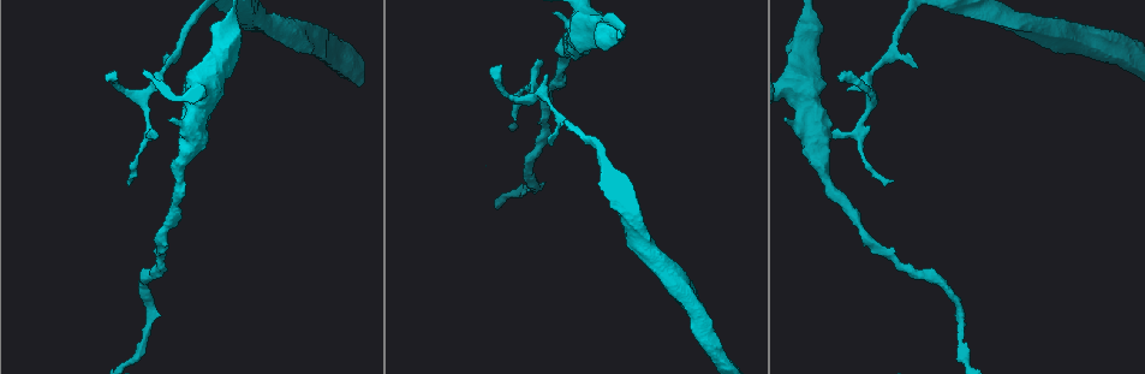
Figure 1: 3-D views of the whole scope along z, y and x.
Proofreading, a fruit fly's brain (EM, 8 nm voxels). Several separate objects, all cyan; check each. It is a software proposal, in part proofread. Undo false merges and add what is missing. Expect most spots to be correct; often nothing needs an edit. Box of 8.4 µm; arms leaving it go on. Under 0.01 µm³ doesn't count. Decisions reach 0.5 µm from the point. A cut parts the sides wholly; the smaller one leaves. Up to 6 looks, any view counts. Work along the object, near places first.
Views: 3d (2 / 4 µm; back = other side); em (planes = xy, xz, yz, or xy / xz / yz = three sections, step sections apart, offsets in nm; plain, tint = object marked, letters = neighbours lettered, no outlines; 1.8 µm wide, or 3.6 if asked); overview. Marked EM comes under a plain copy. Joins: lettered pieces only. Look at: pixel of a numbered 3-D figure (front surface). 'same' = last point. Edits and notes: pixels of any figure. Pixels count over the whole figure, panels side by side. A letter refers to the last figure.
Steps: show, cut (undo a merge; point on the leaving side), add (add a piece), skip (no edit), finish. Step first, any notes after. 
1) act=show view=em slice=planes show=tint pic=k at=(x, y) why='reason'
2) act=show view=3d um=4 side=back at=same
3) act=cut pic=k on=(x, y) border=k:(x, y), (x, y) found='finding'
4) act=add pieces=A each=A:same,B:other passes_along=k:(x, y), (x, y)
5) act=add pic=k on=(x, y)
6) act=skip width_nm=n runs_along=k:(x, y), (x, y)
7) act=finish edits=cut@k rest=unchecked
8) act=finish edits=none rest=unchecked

act=show view=em slice=xy step=16 show=tint pic=1 at=(809, 19)

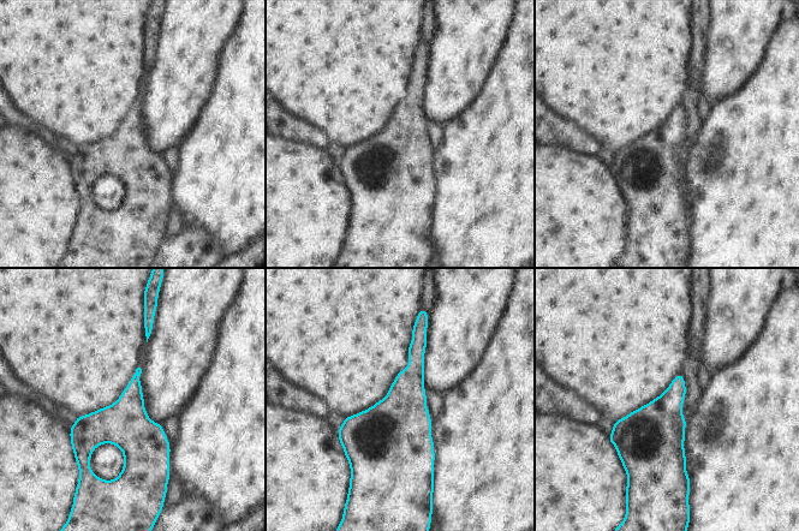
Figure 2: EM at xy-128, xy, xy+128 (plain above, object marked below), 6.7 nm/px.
act=show view=em slice=planes show=letters at=same

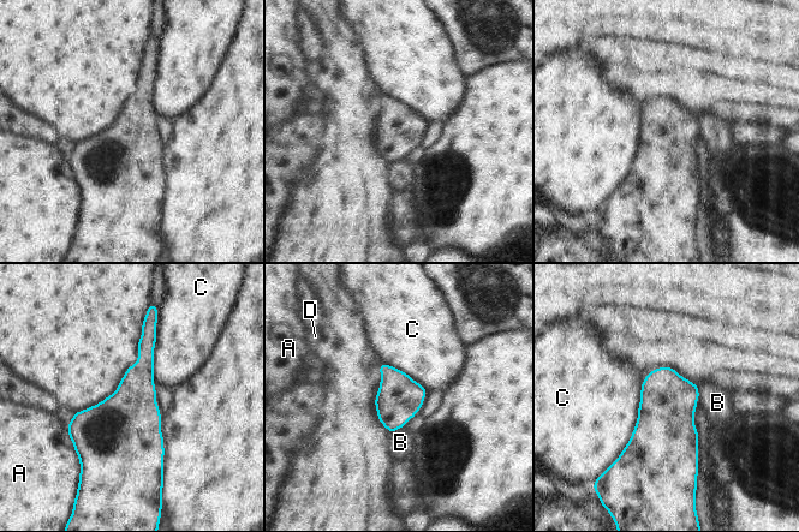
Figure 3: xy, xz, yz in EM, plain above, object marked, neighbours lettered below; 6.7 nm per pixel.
act=skip longest_contact=C:600nm each=A:other,B:other,C:other,D:other border=3:(645, 377), (636, 425), (614, 461) found='one neuron here'

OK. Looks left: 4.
act=show view=3d um=2 side=back pic=1 at=(552, 146) why='branch stops here'

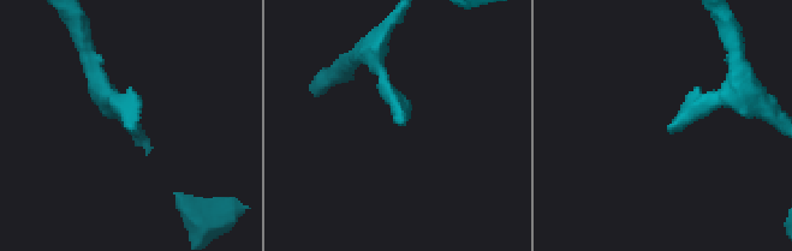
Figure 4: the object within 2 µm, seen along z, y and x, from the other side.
act=show view=em slice=planes show=letters pic=4 at=(397, 121)

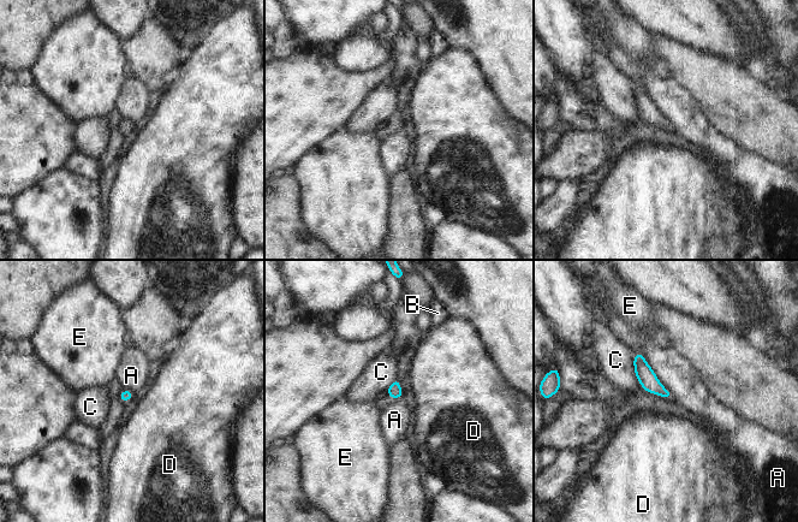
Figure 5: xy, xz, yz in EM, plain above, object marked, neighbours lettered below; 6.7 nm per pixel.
act=skip each=A:other,B:other,C:other,D:other,E:other found='none of them fits'

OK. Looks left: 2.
act=show view=3d um=2 pic=1 at=(838, 80)

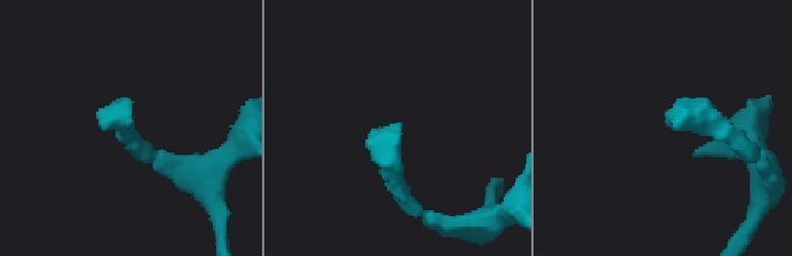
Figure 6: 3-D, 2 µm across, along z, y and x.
act=show view=em slice=planes show=letters pic=6 at=(397, 125) why='now the EM'

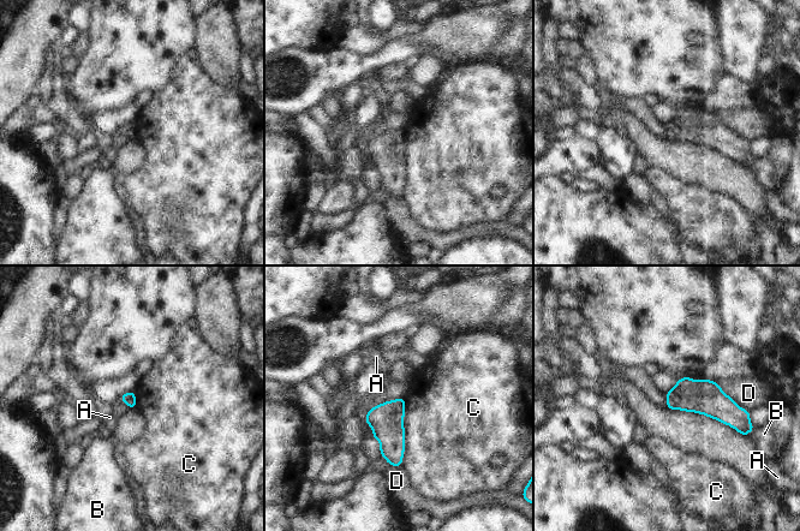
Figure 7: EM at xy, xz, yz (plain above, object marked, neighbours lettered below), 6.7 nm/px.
act=skip each=A:other,B:other,C:other,D:other border=7:(405, 425), (405, 453), (401, 465) found='no lettered piece goes on from it'

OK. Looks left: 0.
act=finish edits=none rest=unchecked

